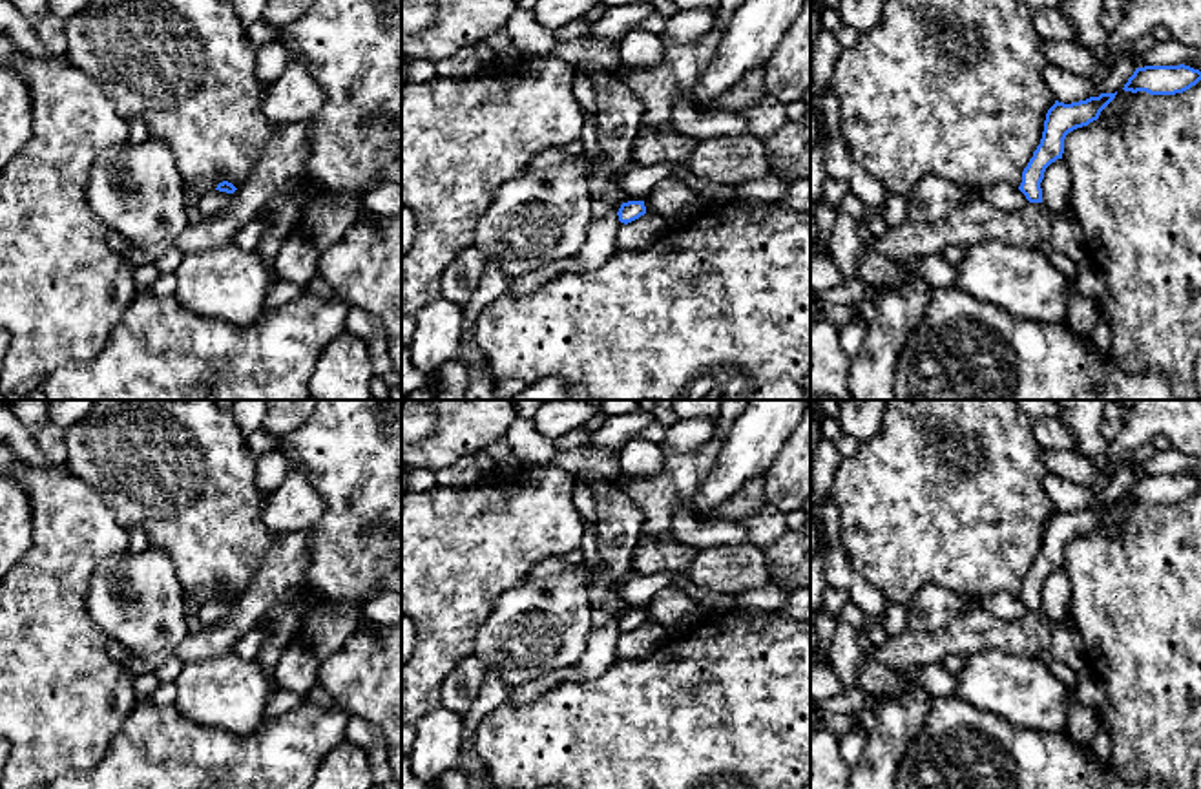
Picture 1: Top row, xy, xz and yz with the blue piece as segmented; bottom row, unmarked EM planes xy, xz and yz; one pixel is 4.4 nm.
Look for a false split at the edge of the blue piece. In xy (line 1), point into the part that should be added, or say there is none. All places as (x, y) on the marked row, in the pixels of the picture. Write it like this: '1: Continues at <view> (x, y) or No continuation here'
1: No continuation here

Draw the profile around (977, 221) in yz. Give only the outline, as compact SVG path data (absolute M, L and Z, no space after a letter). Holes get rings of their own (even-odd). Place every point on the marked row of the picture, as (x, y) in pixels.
M982 197L969 201L951 217L936 223L905 219L889 226L882 237L863 241L858 250L871 250L887 259L903 261L911 256L944 254L949 247L971 247L998 239L1013 247L1040 248L1051 241L1051 214L1042 203L1026 203L1017 212L1002 212Z

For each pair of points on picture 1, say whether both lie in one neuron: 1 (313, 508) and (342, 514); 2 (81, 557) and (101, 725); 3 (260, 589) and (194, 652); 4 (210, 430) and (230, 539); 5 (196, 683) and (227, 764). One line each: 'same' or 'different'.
1: different
2: same
3: same
4: same
5: different

